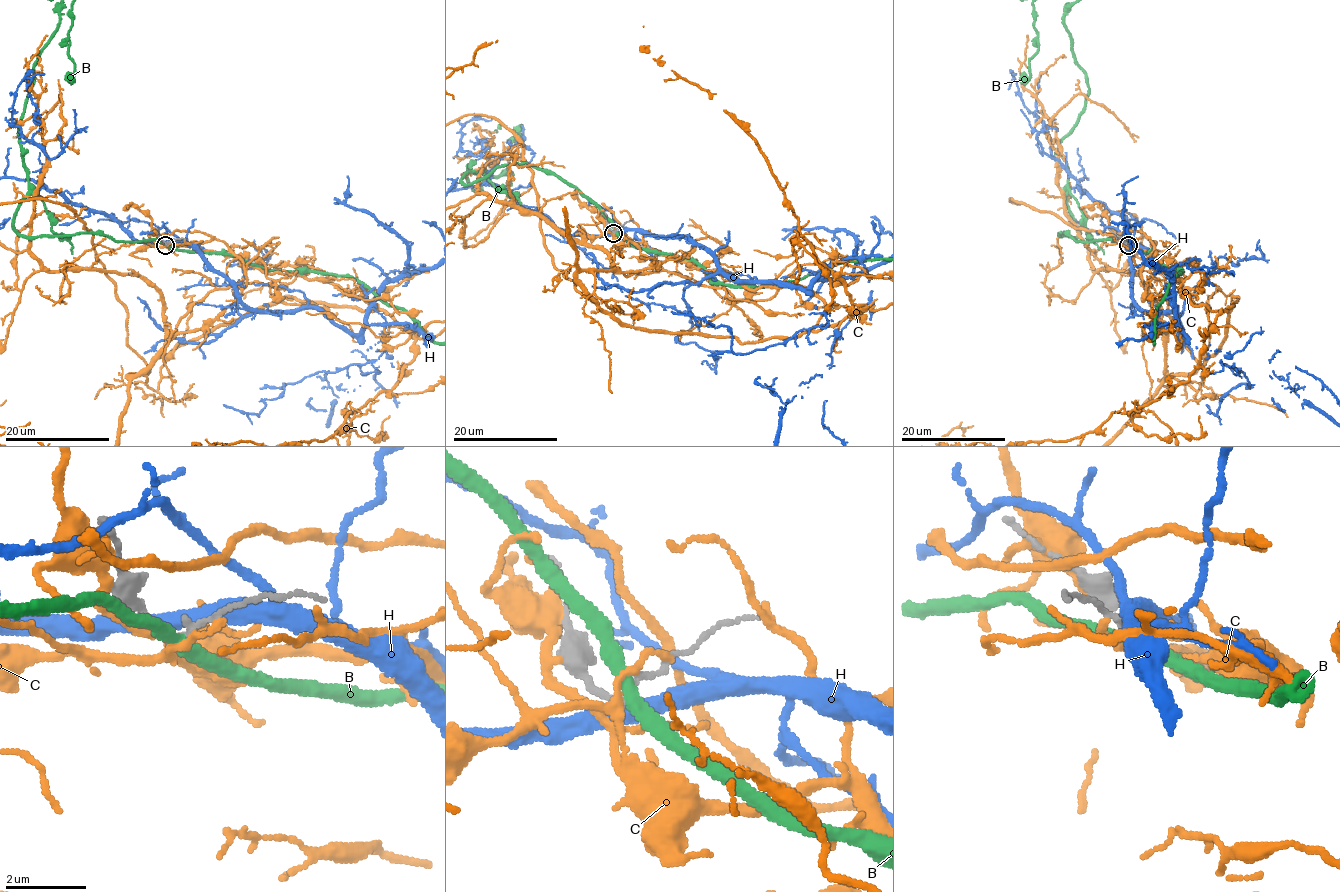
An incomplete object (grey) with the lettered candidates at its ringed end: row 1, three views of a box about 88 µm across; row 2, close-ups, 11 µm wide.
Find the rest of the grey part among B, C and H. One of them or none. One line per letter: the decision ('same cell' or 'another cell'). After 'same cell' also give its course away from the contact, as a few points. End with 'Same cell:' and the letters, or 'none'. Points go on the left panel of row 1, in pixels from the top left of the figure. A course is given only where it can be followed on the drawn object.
B: another cell
C: another cell
H: another cell
Same cell: none

